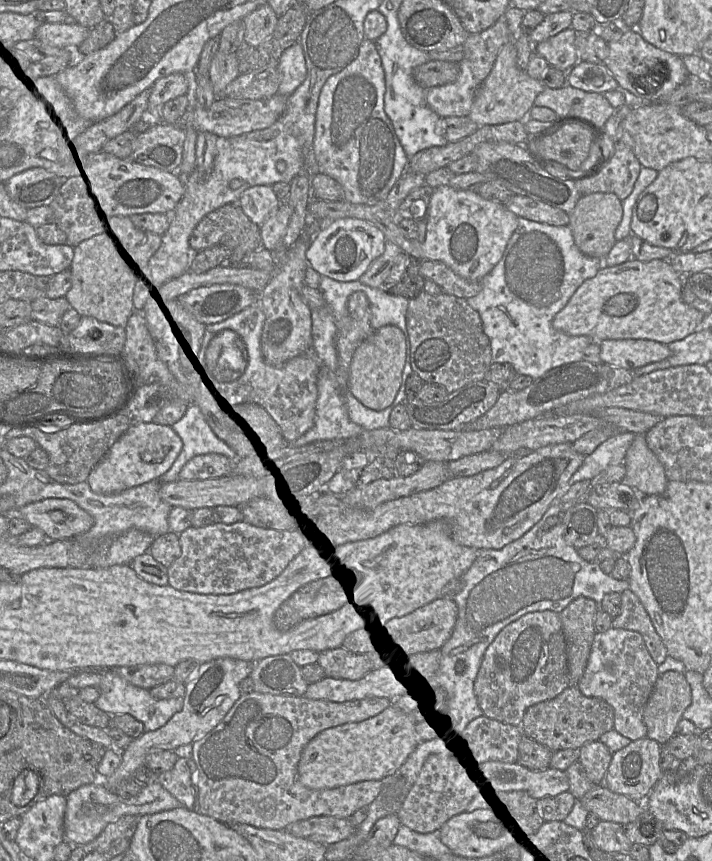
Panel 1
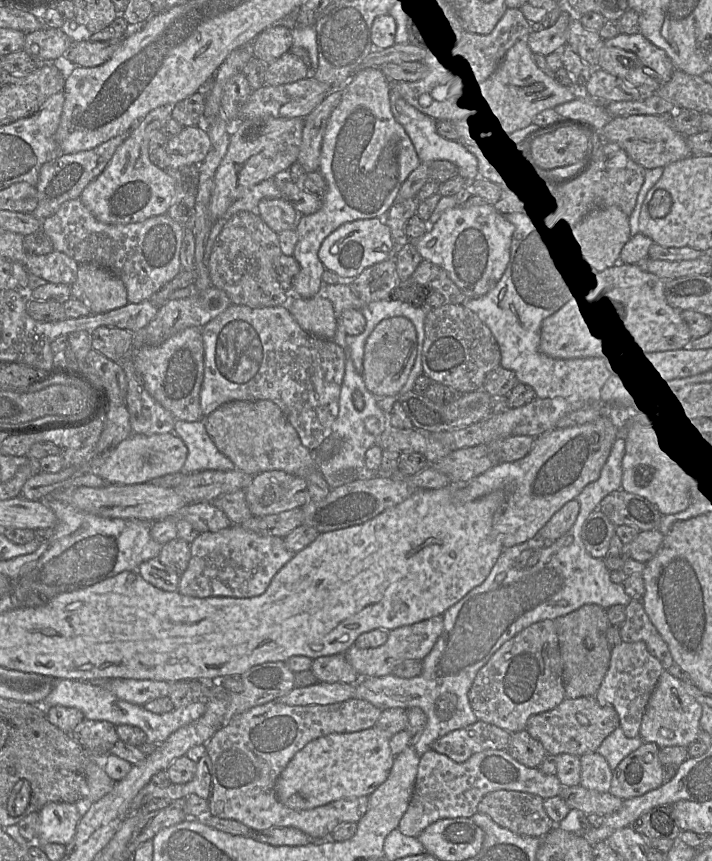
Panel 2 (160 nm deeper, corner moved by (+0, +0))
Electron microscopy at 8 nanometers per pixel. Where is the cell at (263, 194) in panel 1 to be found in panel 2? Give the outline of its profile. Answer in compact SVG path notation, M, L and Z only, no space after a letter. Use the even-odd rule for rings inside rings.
M262 199L258 216L276 233L296 229L300 214L285 199Z

